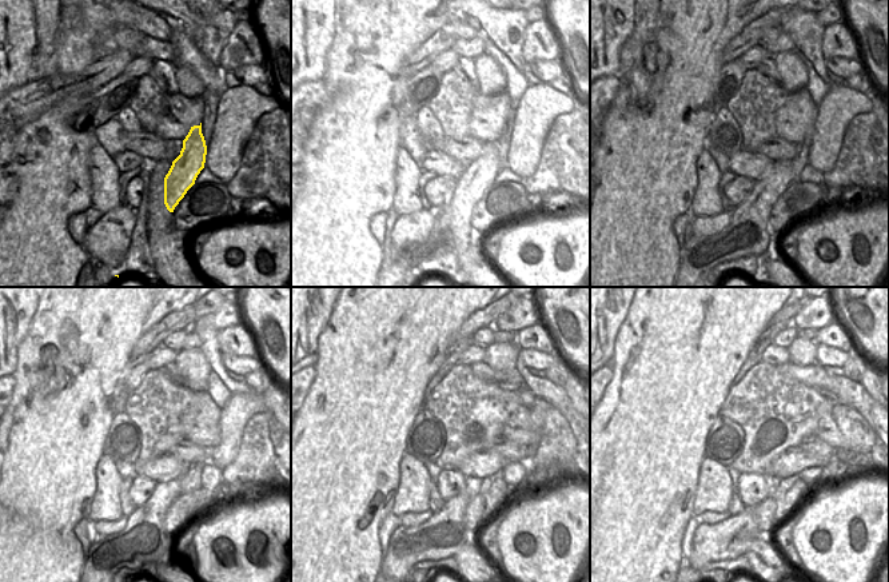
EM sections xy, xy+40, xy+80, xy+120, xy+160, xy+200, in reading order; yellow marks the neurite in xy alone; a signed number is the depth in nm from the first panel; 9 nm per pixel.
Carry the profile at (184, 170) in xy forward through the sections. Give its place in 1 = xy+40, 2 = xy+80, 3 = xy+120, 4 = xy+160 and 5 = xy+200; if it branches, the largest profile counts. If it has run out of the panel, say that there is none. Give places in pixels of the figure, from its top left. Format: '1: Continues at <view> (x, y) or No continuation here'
1: Continues at xy+40 (451, 232)
2: Continues at xy+80 (746, 235)
3: Continues at xy+120 (146, 534)
4: Continues at xy+160 (443, 534)
5: Continues at xy+200 (734, 535).

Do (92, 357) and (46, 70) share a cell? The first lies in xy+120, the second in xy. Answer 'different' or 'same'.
same

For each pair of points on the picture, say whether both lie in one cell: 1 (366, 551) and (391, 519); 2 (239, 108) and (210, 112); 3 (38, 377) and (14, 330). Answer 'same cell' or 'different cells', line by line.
1: different cells
2: different cells
3: different cells

